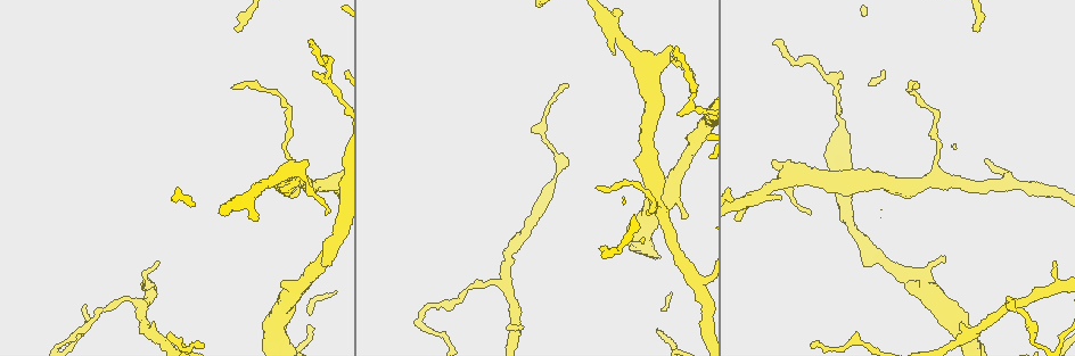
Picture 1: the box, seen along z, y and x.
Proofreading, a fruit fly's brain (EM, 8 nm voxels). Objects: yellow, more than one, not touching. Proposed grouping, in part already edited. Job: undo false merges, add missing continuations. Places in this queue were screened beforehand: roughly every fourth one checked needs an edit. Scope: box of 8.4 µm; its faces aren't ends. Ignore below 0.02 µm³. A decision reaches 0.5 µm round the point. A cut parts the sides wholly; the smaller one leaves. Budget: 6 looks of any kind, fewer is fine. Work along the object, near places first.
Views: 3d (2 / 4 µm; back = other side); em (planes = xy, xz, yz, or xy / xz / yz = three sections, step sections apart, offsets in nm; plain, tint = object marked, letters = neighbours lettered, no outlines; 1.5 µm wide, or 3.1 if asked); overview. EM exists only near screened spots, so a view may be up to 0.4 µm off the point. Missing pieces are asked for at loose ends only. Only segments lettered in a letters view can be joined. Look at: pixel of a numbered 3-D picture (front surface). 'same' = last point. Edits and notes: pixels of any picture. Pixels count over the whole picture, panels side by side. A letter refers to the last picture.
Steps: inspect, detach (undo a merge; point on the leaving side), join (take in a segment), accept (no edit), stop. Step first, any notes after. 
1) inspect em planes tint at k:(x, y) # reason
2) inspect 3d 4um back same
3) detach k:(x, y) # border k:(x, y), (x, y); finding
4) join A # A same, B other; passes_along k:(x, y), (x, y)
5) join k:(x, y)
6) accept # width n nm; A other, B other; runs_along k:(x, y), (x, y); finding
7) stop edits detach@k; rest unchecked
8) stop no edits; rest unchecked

inspect em planes plain at 1:(669, 46) # thick end

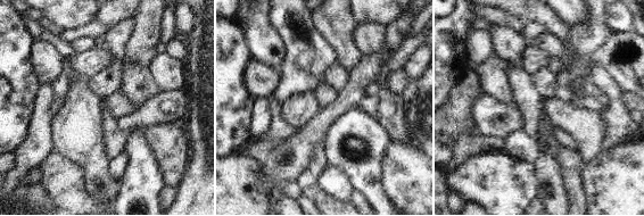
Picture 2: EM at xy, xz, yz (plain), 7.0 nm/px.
inspect em planes letters same

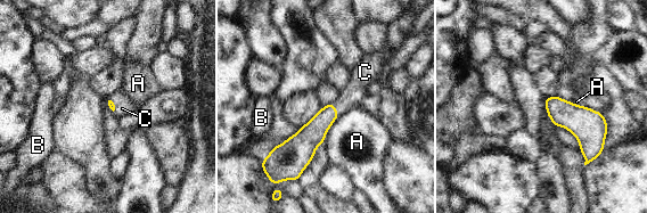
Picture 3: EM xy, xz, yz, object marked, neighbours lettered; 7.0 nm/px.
join C # A other, B other, C same; it goes on there

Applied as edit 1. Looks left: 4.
inspect overview

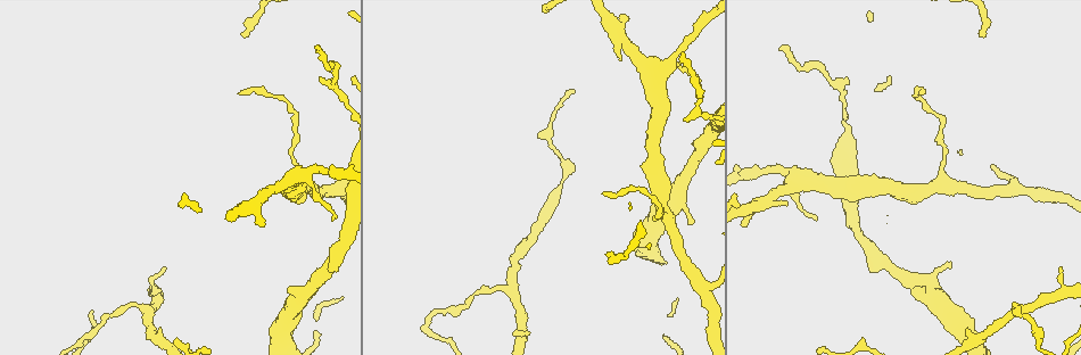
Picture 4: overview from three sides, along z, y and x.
inspect 3d 4um at 4:(684, 52) # tapers out

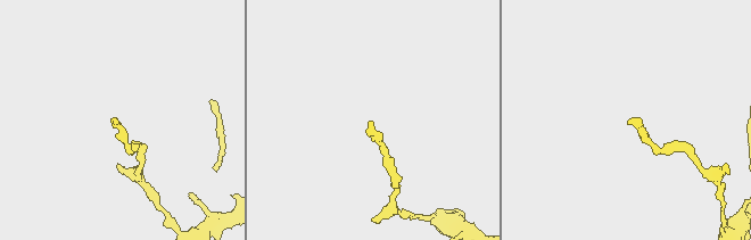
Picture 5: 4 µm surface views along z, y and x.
inspect em planes letters at 5:(630, 119) # need the tissue

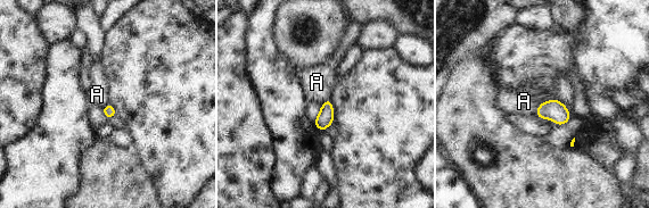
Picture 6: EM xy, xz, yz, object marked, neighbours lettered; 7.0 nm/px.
accept # A other; border 6:(544, 101), (539, 106), (535, 114); no lettered segment goes on from it

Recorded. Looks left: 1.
inspect em planes letters at 4:(166, 267) # an open end

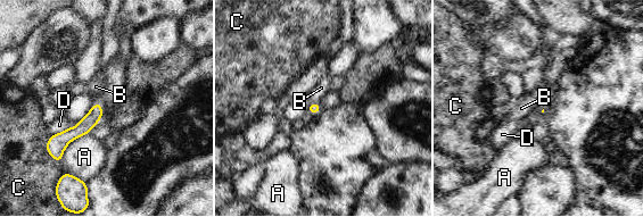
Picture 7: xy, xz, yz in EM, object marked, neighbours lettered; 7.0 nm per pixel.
join B # A other, B same, C other, D other; the cell continues

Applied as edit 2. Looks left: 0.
stop edits join@3, join@7; rest unchecked

